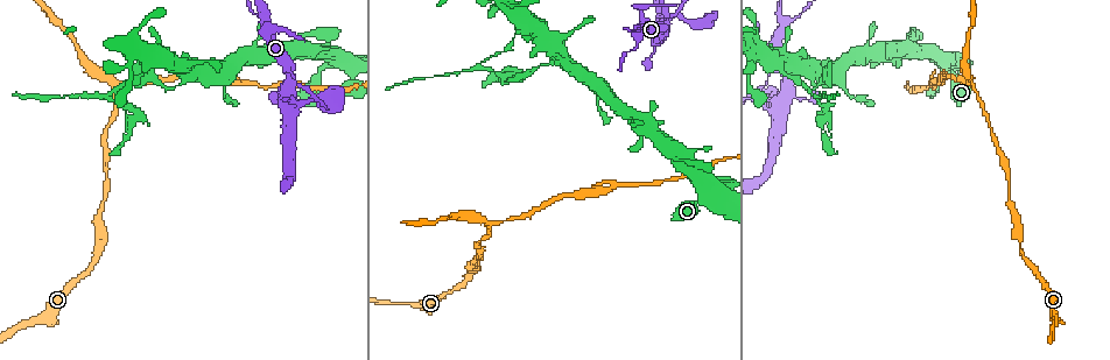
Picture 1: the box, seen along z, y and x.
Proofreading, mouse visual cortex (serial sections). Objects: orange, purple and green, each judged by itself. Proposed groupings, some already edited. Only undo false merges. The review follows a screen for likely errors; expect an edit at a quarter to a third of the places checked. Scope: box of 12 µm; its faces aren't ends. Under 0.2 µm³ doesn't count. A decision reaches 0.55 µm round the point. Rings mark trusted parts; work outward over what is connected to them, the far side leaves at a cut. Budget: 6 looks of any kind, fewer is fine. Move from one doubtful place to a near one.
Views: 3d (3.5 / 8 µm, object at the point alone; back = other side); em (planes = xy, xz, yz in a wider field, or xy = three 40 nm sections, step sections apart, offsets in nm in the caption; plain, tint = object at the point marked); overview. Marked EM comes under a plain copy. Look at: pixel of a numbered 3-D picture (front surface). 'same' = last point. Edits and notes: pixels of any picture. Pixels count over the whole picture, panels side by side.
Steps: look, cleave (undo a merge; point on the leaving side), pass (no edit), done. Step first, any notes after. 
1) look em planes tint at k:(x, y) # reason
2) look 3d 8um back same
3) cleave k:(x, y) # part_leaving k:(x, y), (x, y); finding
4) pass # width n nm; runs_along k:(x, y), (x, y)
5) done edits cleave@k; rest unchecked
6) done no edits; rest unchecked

look 3d 3.5um back at 1:(703, 200) # thin neck

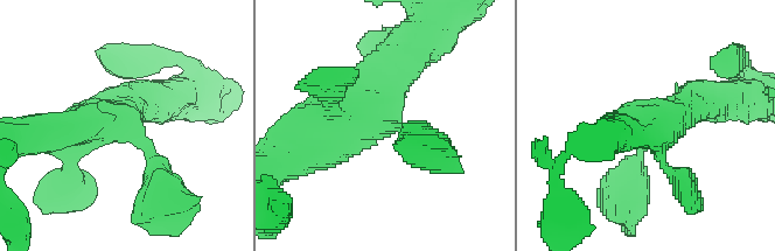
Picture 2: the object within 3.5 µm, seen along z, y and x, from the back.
look em xy step 1 tint at 2:(382, 119)

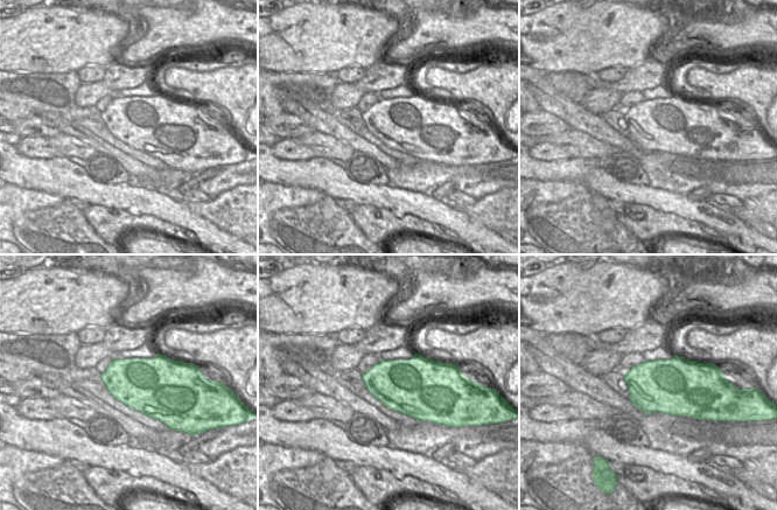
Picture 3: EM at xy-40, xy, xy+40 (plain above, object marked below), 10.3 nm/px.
look em xy step 2 tint same

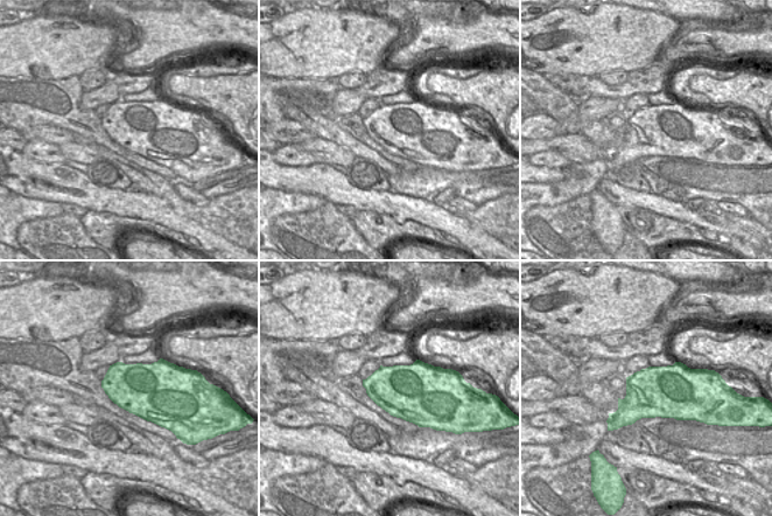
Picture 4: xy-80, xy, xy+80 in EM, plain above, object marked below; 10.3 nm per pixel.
pass # width 600 nm; runs_along 2:(630, 178), (651, 117), (714, 99); one cell here

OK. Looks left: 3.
look 3d 3.5um at 1:(488, 223) # branch point

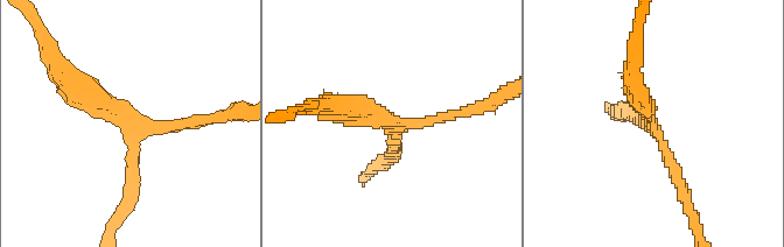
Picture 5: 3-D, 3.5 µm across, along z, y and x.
look em xy step 2 tint at 5:(656, 136) # arms 3; arm_widths 150, 200, 250 nm

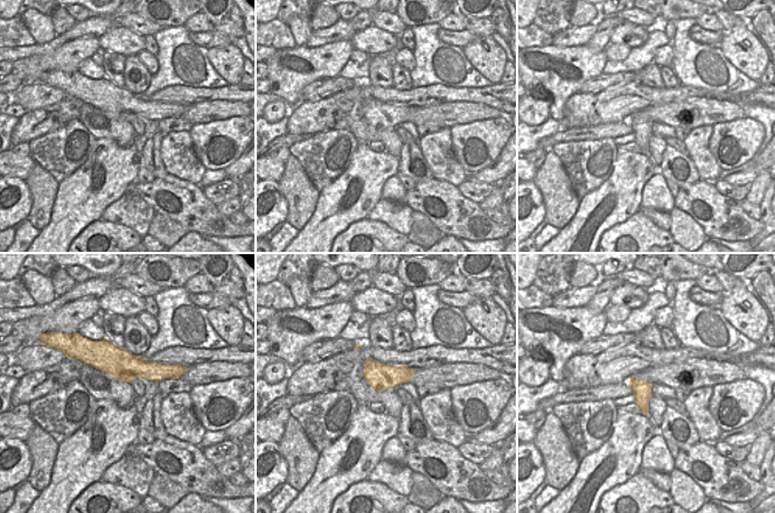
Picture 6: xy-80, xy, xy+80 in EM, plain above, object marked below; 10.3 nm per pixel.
pass # width 280 nm; runs_along 6:(83, 358), (174, 374); one cell here

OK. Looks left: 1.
done no edits; rest unchecked

